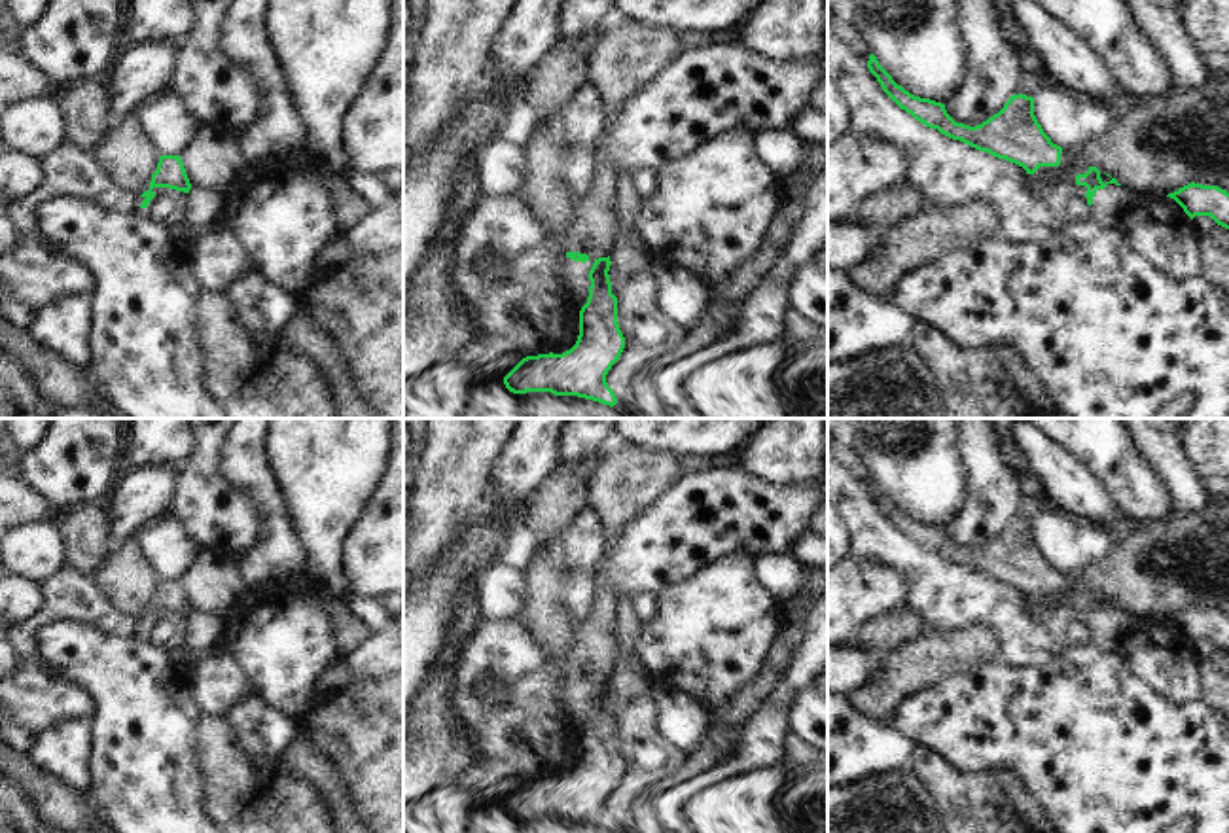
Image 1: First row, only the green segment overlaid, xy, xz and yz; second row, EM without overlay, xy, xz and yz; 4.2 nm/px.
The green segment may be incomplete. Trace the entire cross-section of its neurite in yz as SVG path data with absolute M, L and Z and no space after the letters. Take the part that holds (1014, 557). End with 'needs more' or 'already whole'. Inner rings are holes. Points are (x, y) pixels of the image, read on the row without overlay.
M873 477L869 479L867 492L901 534L941 558L1015 587L1026 598L1034 598L1040 591L1060 589L1062 572L1053 568L1038 547L1032 521L1013 519L998 538L981 549L970 551L956 547L947 538L945 528L915 521L898 509Z; already whole

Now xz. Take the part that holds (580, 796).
M610 680L595 683L589 695L589 721L579 735L579 759L562 778L538 778L523 782L506 801L513 818L551 816L578 820L614 831L617 822L606 799L625 772L617 748L617 721L612 718Z; already whole

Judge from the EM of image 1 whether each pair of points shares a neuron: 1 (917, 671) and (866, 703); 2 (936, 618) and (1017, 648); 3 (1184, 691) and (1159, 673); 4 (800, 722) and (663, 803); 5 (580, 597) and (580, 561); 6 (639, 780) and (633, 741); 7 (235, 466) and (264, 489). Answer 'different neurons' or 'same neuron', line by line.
1: same neuron
2: same neuron
3: same neuron
4: different neurons
5: same neuron
6: same neuron
7: same neuron

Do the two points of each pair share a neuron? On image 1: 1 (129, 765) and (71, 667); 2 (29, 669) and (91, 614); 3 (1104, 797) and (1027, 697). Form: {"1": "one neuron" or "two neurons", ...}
{"1": "one neuron", "2": "one neuron", "3": "one neuron"}

